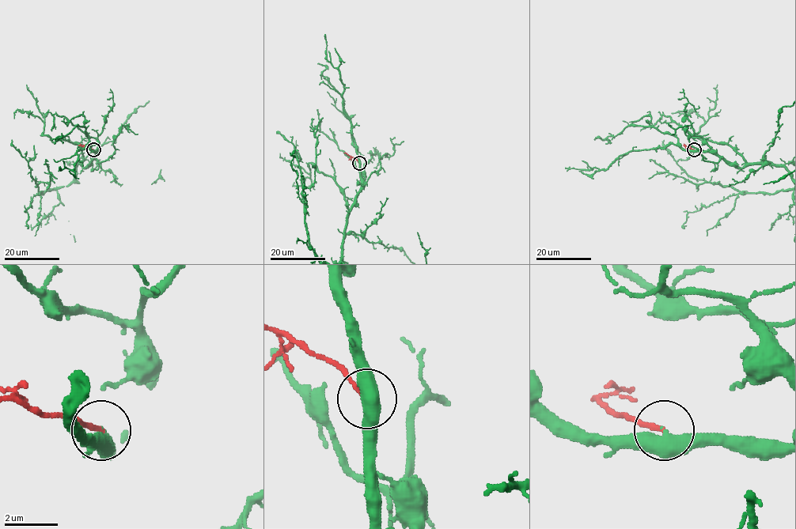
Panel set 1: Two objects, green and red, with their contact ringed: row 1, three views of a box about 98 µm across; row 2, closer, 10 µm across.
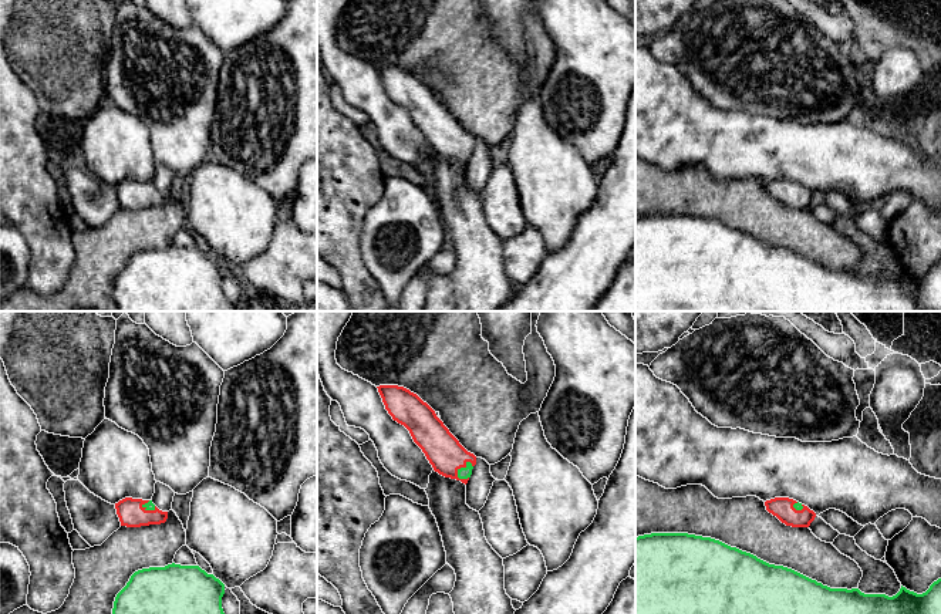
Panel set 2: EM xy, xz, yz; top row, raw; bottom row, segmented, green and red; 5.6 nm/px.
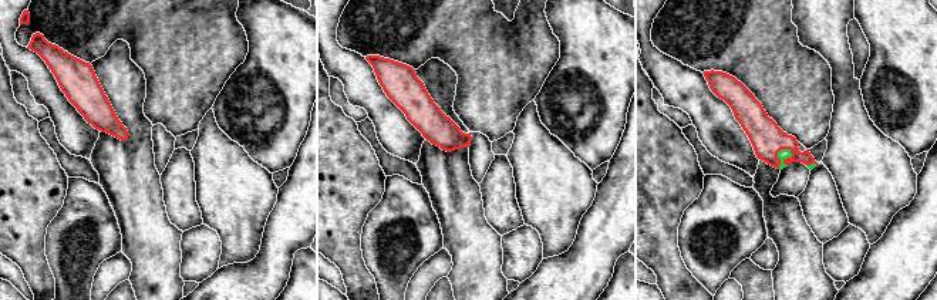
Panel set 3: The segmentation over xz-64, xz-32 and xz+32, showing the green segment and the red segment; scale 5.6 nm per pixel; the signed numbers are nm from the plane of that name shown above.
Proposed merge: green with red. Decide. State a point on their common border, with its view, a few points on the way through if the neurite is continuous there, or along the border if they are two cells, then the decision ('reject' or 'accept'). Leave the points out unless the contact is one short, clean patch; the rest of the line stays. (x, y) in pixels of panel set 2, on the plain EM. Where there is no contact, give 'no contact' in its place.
xz (459, 151) | across xz (464, 154), (459, 151), (445, 135) | accept

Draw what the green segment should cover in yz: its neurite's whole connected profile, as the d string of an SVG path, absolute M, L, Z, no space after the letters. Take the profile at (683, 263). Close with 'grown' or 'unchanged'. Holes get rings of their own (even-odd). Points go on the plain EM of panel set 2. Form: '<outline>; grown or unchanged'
M651 215L635 219L635 311L941 311L941 260L923 276L903 267L893 279L864 276L859 270L830 270L792 250L769 246L711 219L688 215Z; unchanged

